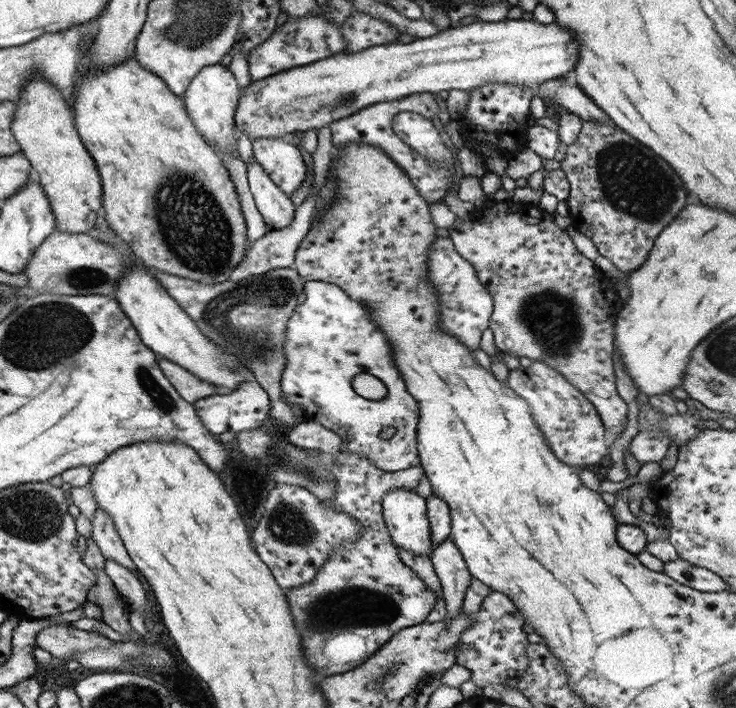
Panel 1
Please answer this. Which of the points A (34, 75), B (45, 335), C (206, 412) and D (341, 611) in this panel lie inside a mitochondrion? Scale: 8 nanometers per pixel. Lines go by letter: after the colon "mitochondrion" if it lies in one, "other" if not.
A: other
B: mitochondrion
C: other
D: mitochondrion

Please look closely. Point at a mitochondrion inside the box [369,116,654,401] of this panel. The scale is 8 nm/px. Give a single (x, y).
(553, 321)

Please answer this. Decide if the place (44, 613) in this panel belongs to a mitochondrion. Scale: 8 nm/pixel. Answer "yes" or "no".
no

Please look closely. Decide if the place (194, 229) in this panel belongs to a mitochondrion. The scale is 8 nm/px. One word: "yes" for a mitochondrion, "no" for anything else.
yes

